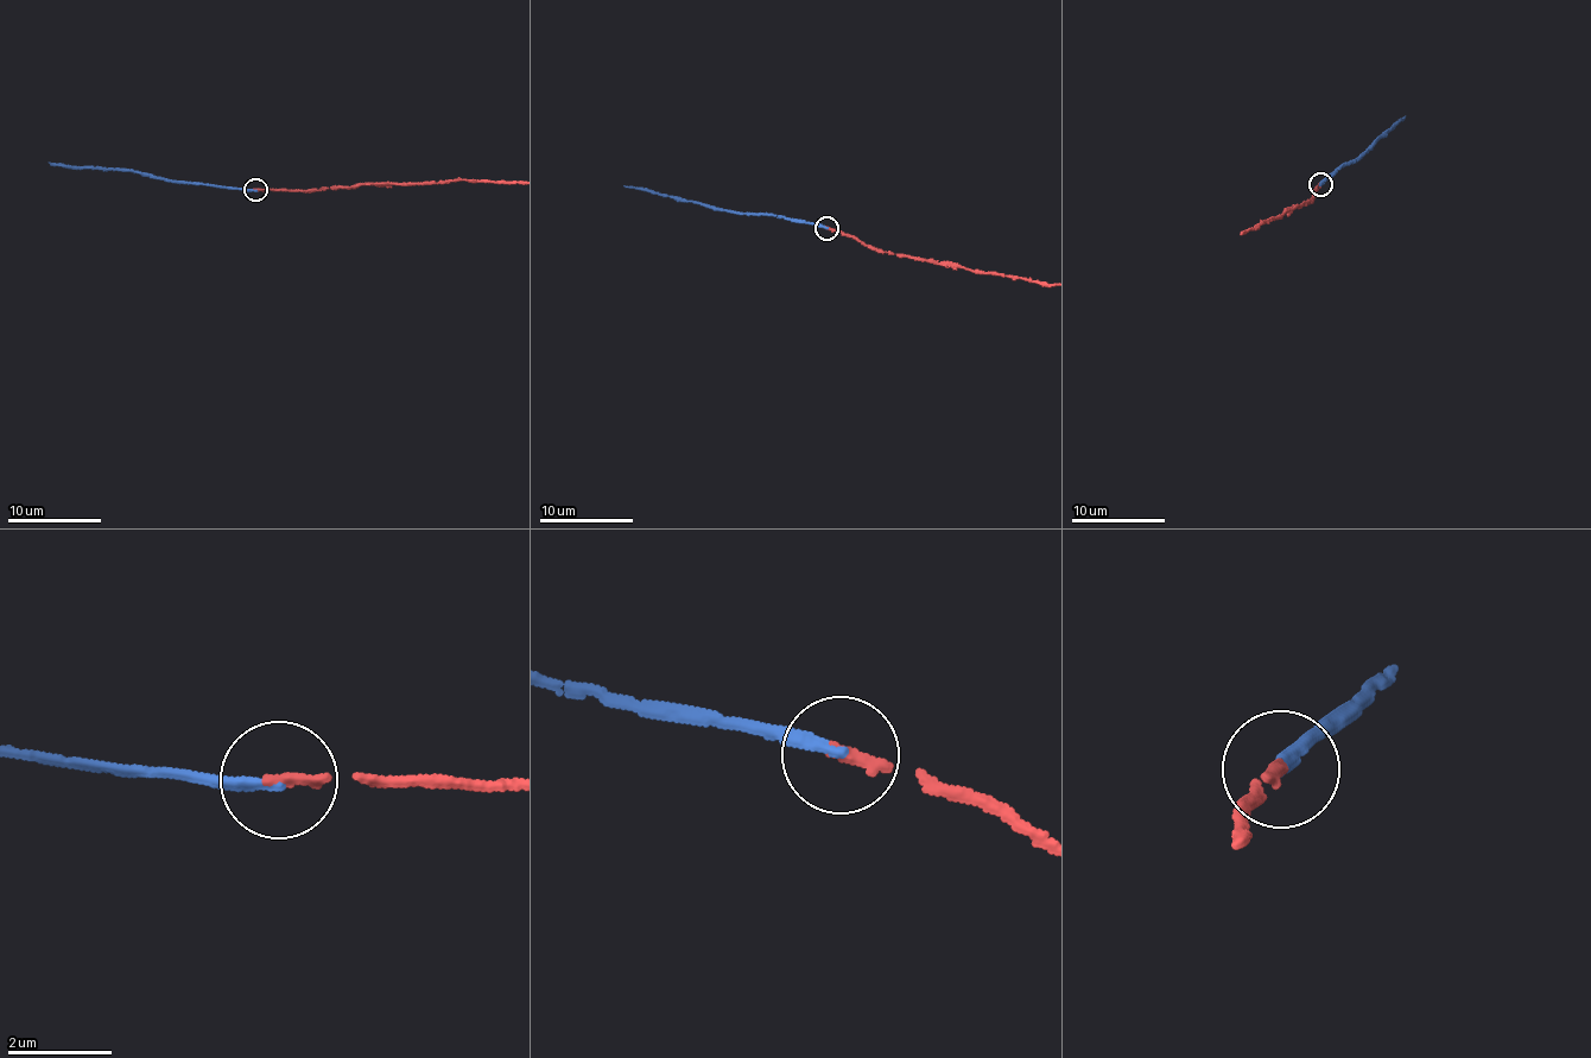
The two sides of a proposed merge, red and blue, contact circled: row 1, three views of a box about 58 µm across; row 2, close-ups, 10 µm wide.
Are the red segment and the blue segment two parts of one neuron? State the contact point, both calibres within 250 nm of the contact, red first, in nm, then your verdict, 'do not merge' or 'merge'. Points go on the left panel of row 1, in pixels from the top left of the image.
at (255, 189); 240 nm thick on the red side, 200 nm on the other; merge

